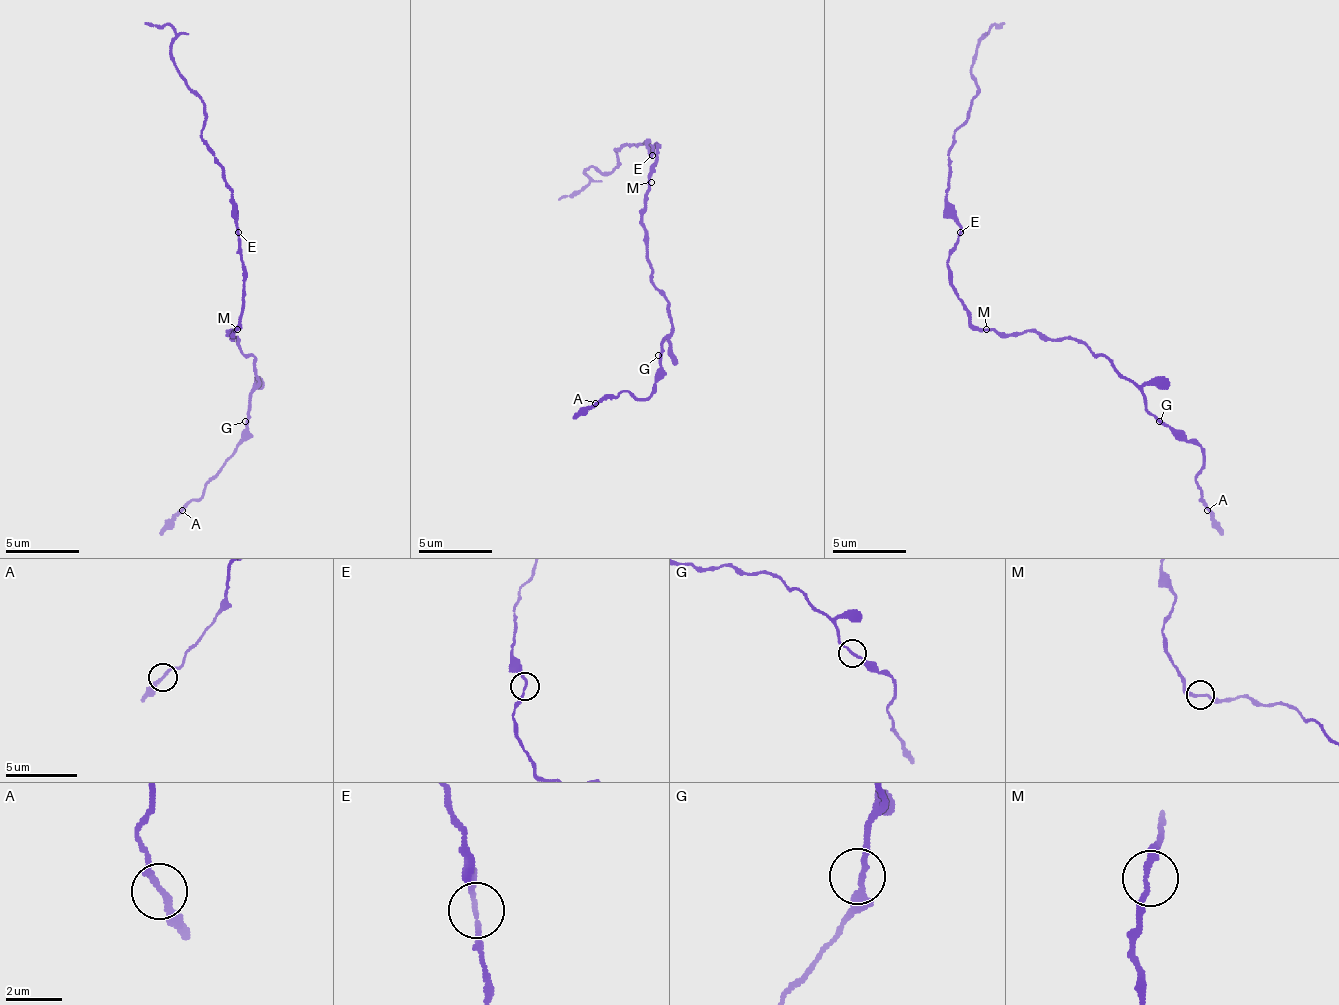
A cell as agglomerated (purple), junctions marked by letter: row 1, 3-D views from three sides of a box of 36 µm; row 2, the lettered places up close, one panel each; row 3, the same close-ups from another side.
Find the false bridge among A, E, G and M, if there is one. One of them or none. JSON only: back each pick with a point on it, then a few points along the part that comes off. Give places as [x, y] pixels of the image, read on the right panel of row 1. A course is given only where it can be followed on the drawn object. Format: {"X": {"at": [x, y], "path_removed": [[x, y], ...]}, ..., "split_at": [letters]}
{"split_at": []}

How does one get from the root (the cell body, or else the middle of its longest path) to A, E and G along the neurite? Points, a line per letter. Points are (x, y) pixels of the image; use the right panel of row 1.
A: (986, 329), (1082, 340), (1104, 355), (1141, 392), (1152, 414), (1200, 447), (1204, 469), (1196, 484), (1207, 510)
E: (986, 329), (979, 329), (972, 322), (972, 311), (957, 296), (953, 285), (949, 248), (961, 233)
G: (986, 329), (1042, 333), (1053, 340), (1082, 340), (1097, 355), (1104, 355), (1141, 392), (1145, 407), (1159, 421)

